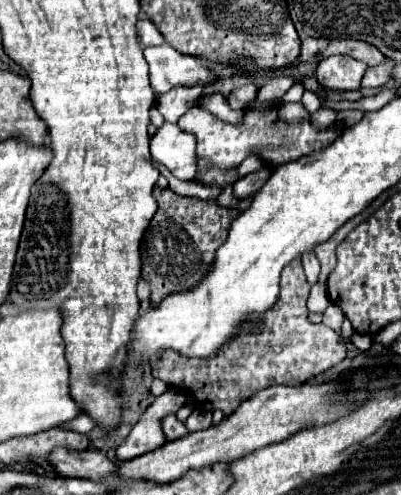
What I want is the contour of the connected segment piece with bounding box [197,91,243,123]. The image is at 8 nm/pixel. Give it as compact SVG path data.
M219 91L199 97L197 107L211 111L215 117L219 117L219 119L223 119L223 121L227 121L227 123L239 123L241 117L243 117L243 111L233 111L233 109L227 105L225 97L223 97Z

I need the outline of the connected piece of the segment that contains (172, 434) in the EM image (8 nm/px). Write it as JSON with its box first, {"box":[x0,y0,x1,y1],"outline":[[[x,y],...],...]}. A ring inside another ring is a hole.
{"box":[161,415,189,441],"outline":[[[167,415],[167,417],[163,417],[163,419],[161,419],[161,425],[163,425],[163,433],[165,433],[165,437],[167,437],[169,441],[179,439],[181,435],[187,435],[187,433],[189,433],[187,427],[185,427],[175,415]]]}

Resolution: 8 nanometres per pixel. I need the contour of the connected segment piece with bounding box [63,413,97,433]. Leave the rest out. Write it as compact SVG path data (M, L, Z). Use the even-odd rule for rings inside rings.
M83 413L83 415L79 415L77 419L73 419L71 423L63 425L63 427L65 427L65 429L71 429L71 431L77 431L77 433L89 433L95 425L97 425L97 423L95 423L87 413Z

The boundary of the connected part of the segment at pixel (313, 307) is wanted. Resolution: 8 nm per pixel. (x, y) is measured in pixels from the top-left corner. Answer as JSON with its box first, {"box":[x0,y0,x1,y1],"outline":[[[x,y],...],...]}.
{"box":[307,285,331,313],"outline":[[[313,285],[311,287],[311,293],[309,293],[309,299],[307,299],[307,309],[309,311],[319,311],[323,313],[327,307],[331,305],[329,297],[327,297],[327,287],[325,285]]]}

